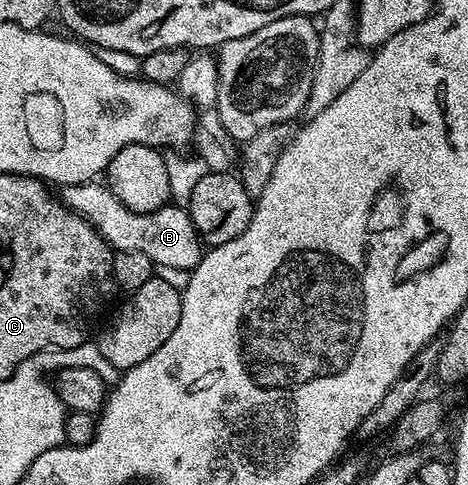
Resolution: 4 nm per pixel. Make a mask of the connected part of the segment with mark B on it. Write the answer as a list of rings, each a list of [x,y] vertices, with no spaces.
[[[96,179],[81,185],[63,186],[62,200],[79,217],[85,217],[115,252],[138,251],[146,255],[153,266],[178,267],[191,271],[206,252],[194,223],[188,218],[187,208],[180,208],[179,205],[169,203],[149,213],[132,211],[118,199],[118,195],[112,193],[107,184]]]

